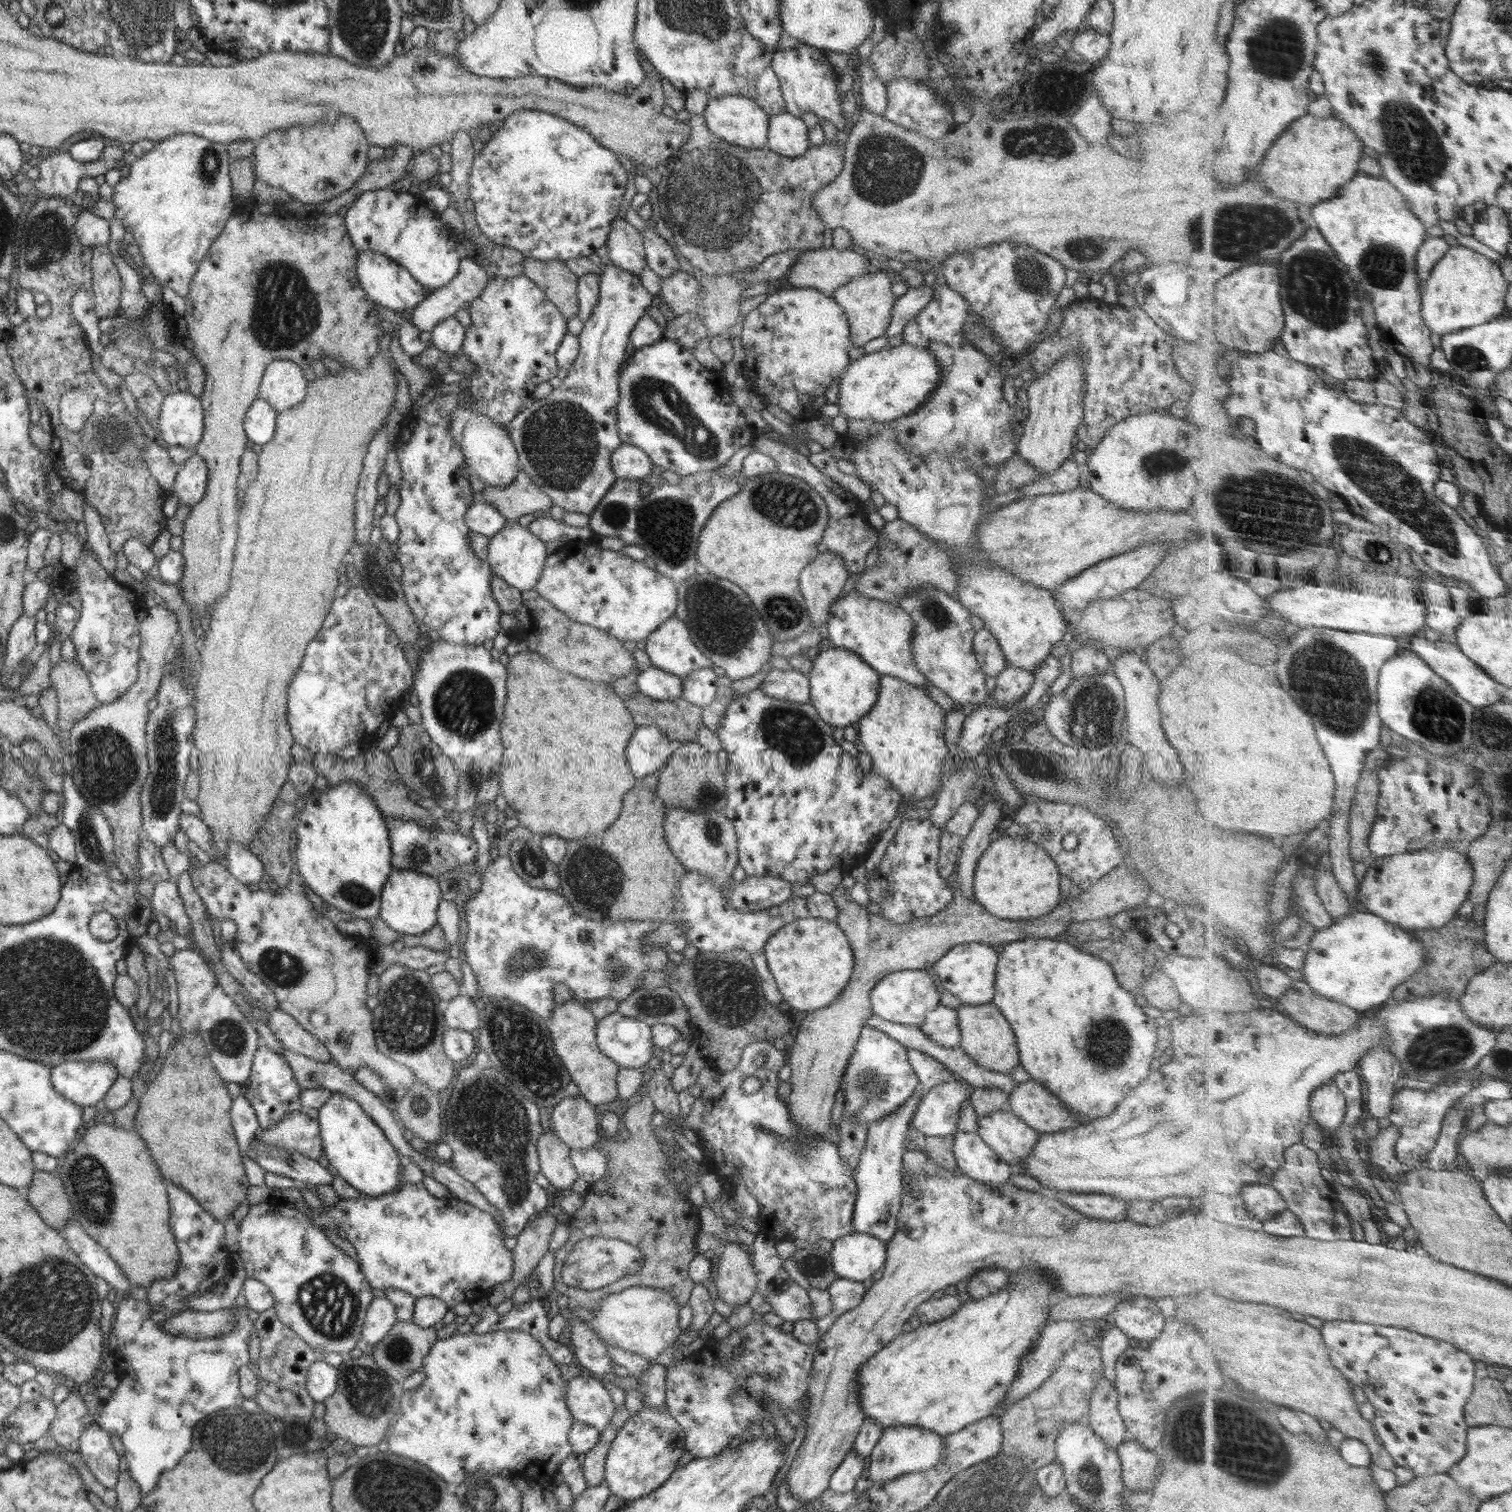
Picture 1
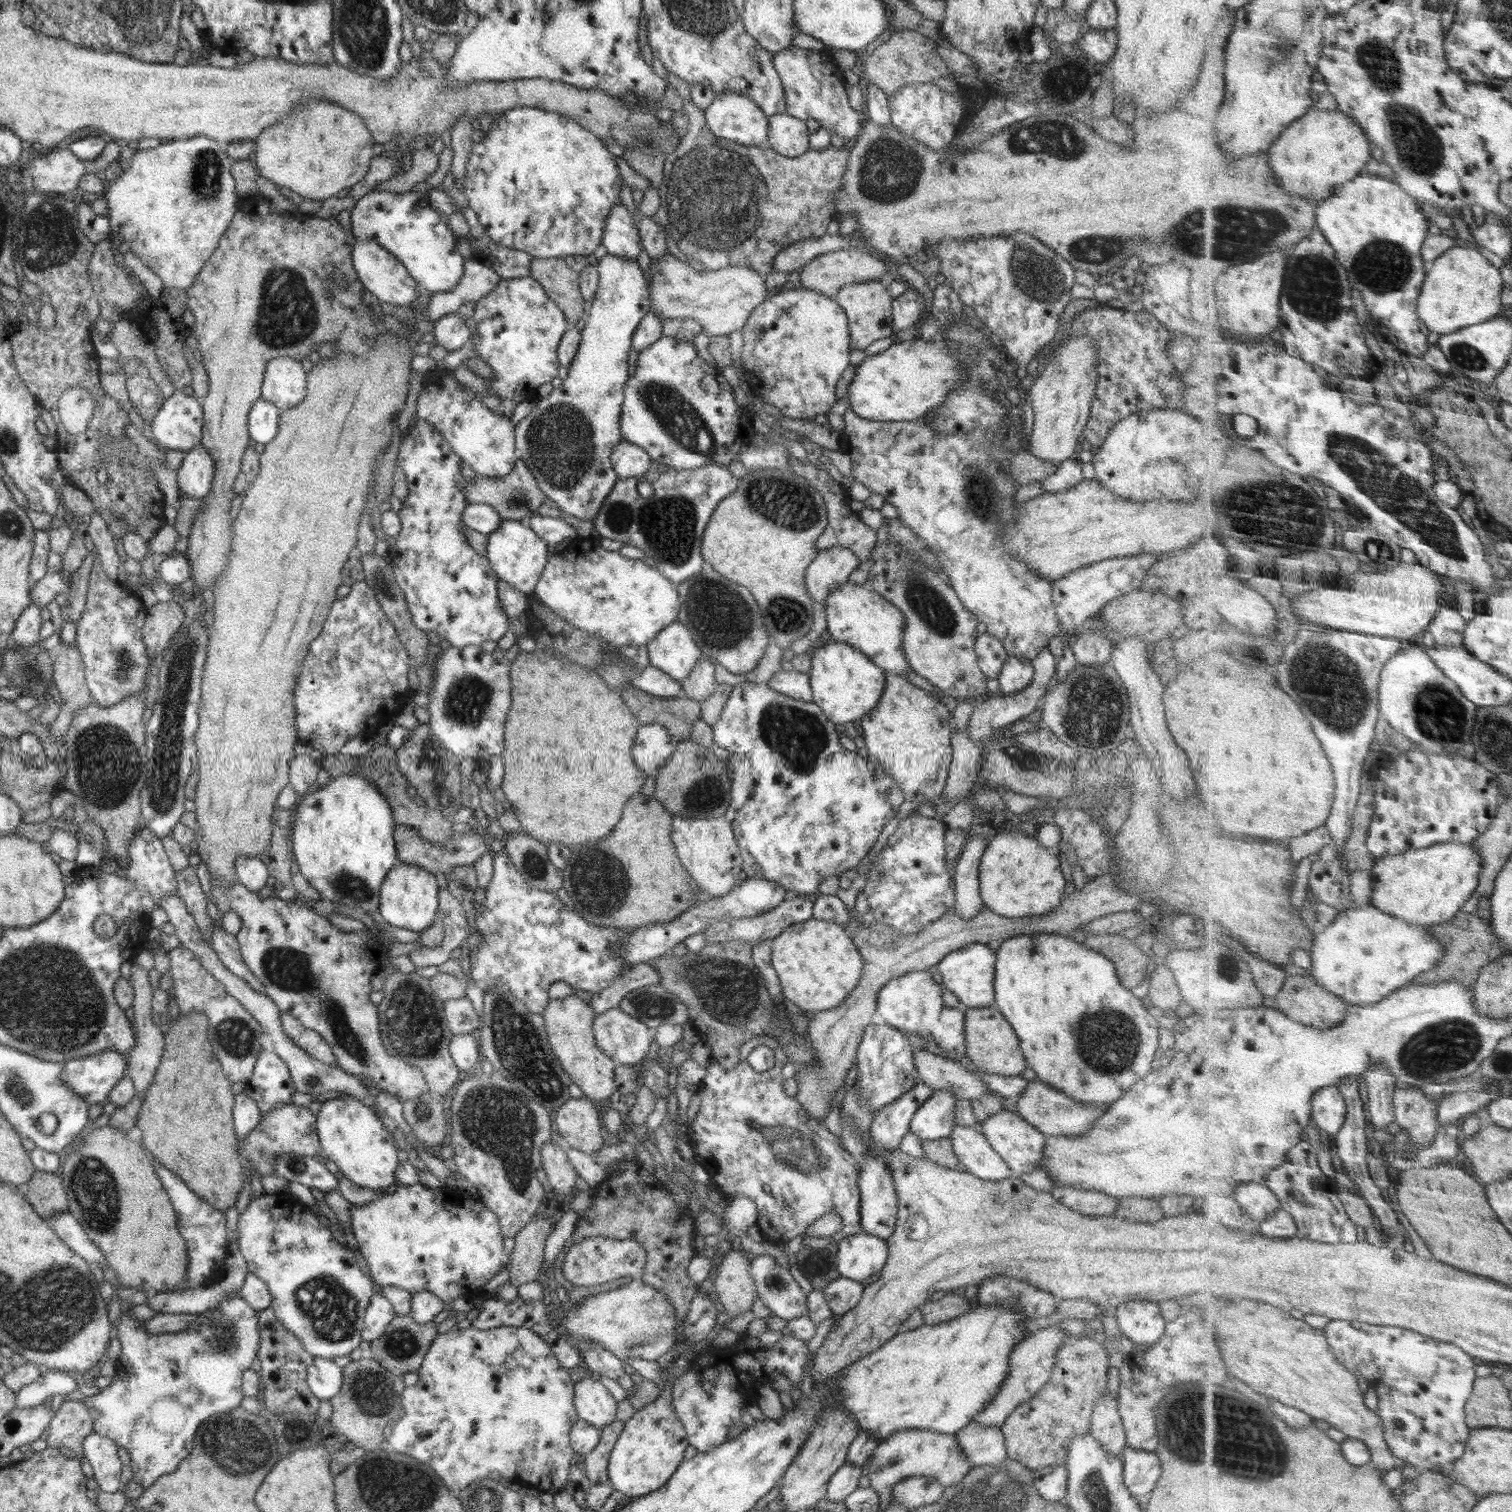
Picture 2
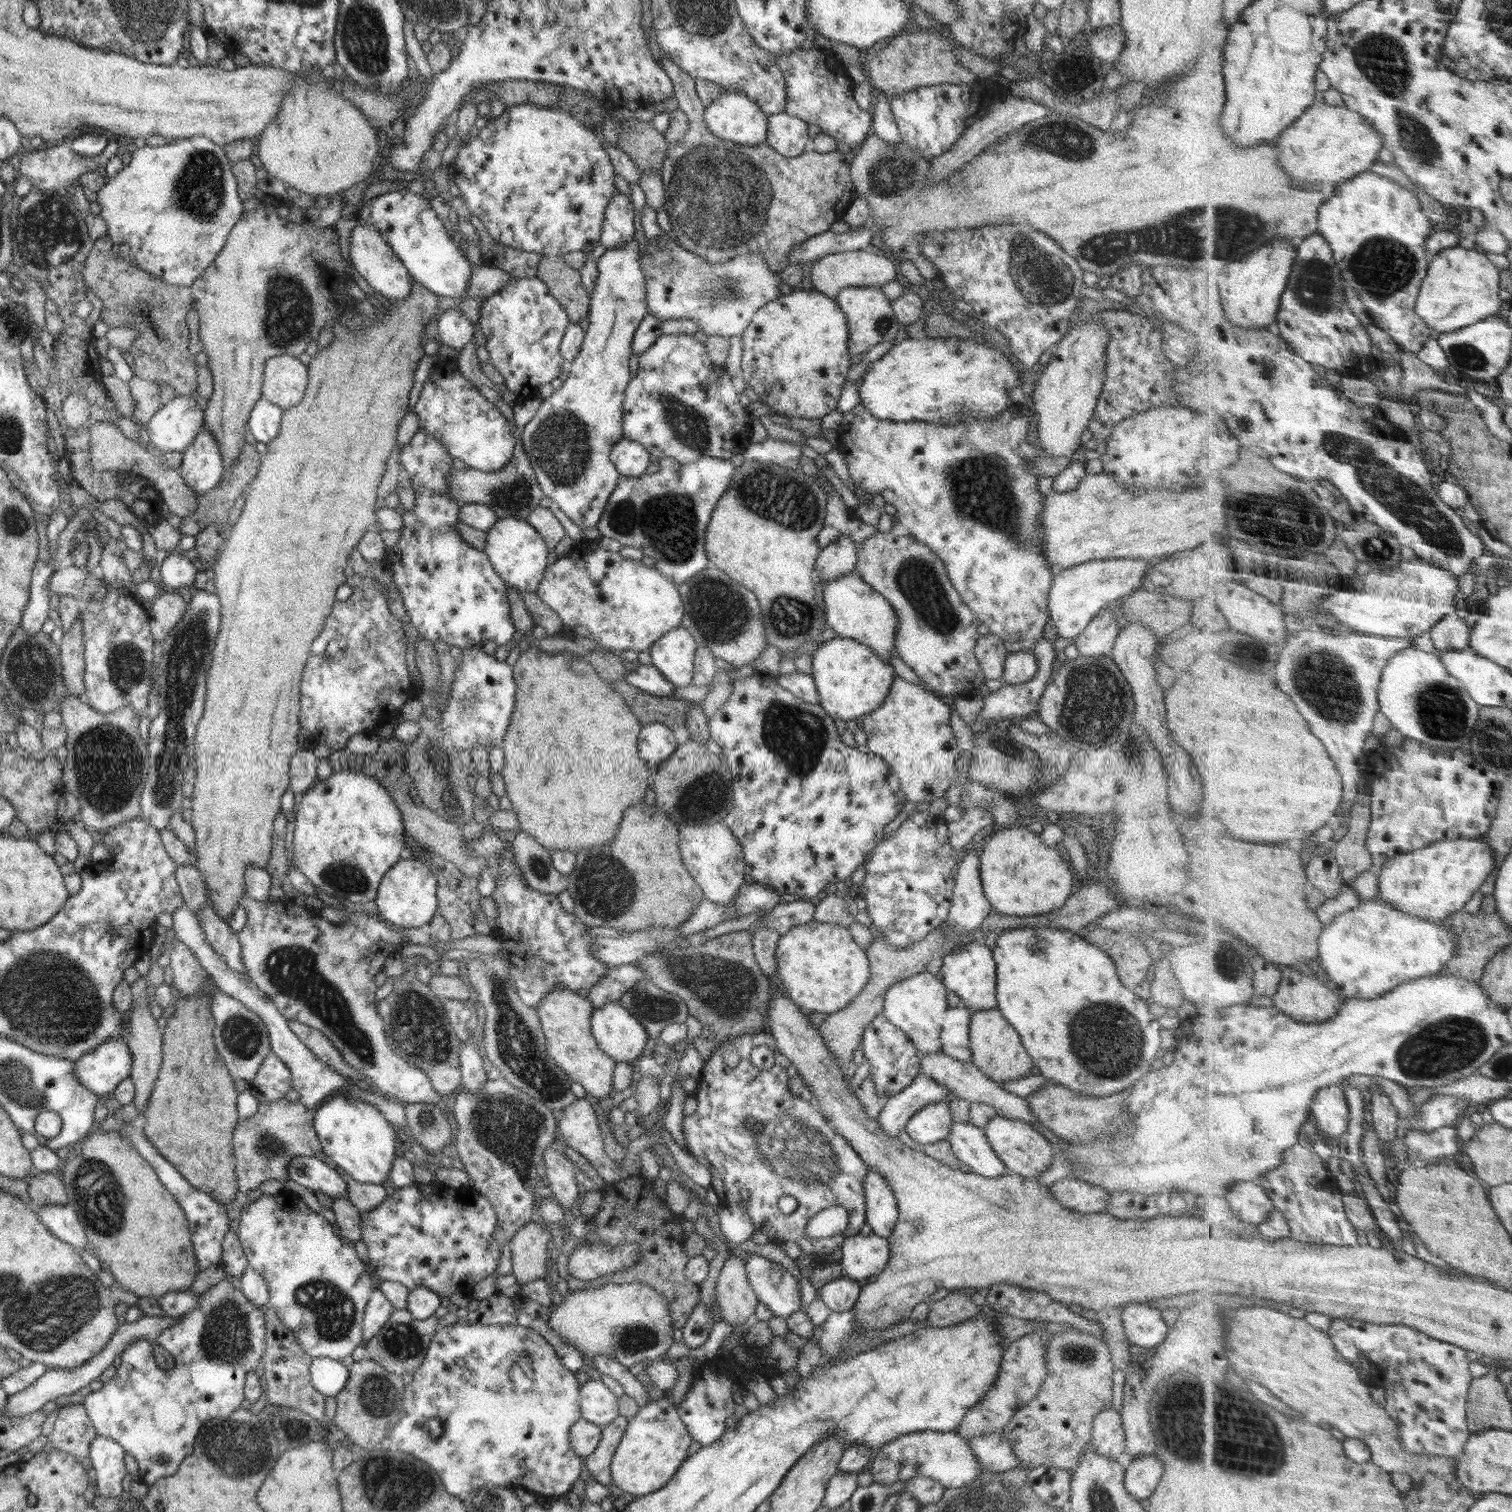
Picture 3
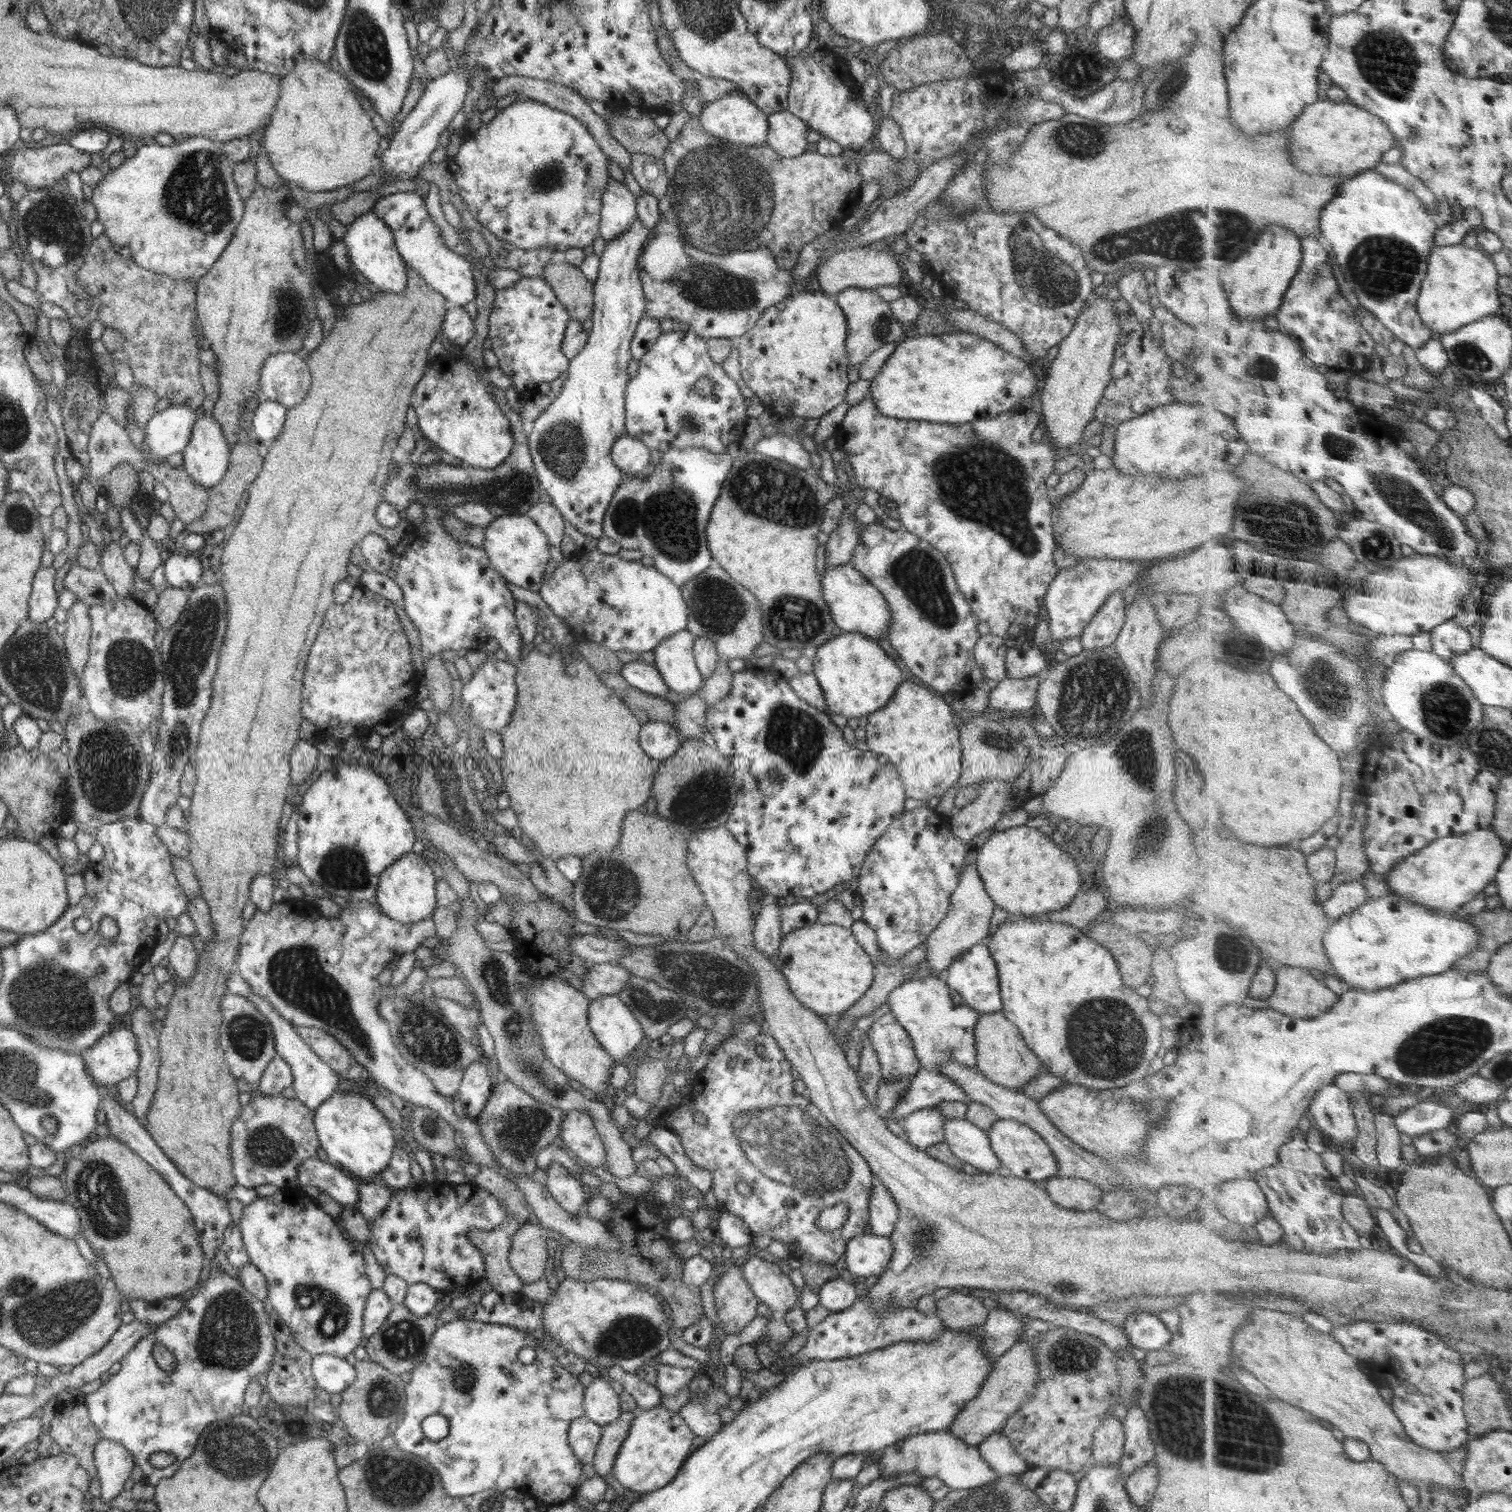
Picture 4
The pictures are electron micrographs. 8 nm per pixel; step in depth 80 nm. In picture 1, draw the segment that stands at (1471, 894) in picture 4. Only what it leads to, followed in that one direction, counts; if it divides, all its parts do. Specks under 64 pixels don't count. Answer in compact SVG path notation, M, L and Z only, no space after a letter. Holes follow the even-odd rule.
M1432 846L1406 854L1375 858L1363 880L1363 885L1360 886L1359 901L1363 909L1385 918L1388 922L1399 924L1402 928L1412 930L1440 928L1458 916L1458 910L1470 898L1474 881L1473 862L1471 862L1468 854L1462 854L1454 848Z

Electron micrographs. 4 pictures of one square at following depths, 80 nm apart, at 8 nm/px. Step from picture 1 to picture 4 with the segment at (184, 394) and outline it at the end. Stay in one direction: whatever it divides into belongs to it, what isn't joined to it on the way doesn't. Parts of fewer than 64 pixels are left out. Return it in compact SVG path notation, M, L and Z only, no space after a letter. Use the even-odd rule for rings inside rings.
M172 403L154 413L144 427L145 443L148 446L146 452L159 459L181 453L188 446L194 423L200 414L201 411L178 403Z

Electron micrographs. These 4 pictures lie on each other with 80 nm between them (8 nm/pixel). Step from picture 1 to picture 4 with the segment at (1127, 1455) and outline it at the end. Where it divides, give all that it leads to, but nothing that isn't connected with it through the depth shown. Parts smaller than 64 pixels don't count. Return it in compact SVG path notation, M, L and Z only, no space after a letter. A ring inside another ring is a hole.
M1155 1460L1137 1468L1137 1471L1129 1474L1124 1481L1126 1492L1137 1507L1142 1508L1148 1504L1156 1492L1159 1481Z

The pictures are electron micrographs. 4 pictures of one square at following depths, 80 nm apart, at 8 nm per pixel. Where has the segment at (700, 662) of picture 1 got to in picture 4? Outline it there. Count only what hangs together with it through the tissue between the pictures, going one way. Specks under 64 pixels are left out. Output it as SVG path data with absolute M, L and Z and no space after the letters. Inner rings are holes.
M687 629L682 630L653 650L654 664L662 681L683 699L696 695L705 682L694 659L694 638Z

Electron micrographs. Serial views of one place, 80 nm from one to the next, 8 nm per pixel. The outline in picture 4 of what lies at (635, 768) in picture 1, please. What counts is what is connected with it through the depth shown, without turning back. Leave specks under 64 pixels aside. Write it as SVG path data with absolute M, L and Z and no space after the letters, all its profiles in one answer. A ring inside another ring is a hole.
M662 721L647 722L639 734L640 747L656 763L675 754L682 741L675 726Z

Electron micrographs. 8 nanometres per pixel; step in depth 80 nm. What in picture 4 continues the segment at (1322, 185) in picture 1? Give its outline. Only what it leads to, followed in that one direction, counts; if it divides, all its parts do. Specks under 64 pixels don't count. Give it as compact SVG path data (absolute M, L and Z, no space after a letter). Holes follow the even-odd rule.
M1332 99L1320 100L1310 105L1292 125L1294 165L1308 175L1354 178L1360 173L1375 170L1384 154L1399 145L1398 136L1373 111L1366 110L1350 100L1336 102Z

